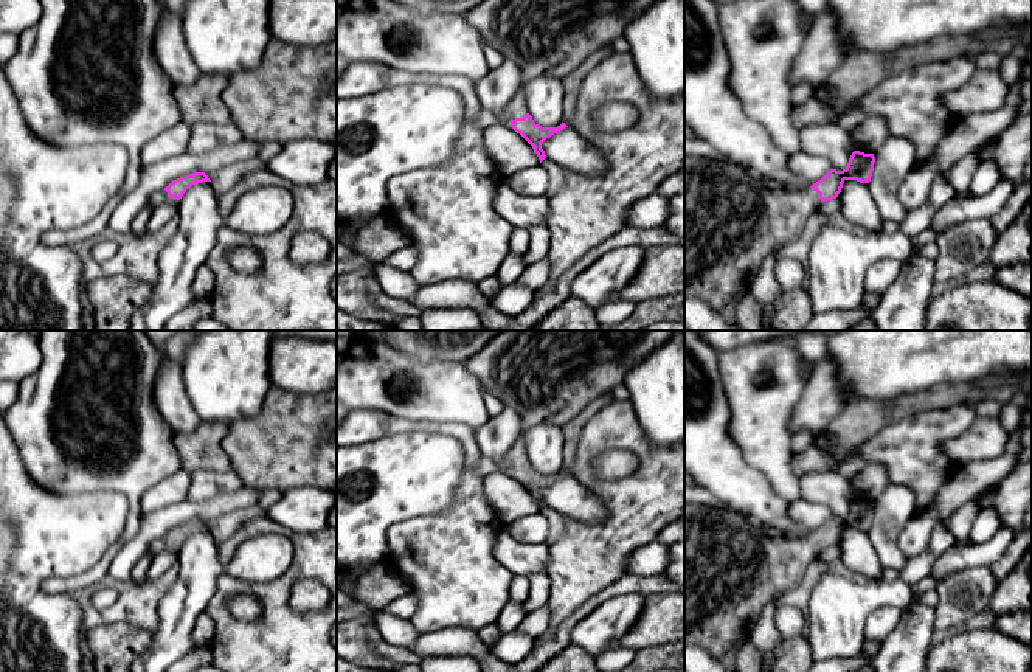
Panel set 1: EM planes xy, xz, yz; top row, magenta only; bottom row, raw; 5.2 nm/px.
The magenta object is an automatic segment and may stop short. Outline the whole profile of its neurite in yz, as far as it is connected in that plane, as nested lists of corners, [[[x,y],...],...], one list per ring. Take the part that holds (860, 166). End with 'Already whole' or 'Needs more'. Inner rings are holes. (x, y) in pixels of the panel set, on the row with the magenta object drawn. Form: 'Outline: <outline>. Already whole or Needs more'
Outline: [[[854,151],[843,171],[830,169],[821,180],[810,188],[819,194],[821,202],[836,199],[846,180],[869,183],[874,171],[874,154]]]. Already whole

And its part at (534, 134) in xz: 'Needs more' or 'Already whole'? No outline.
Already whole

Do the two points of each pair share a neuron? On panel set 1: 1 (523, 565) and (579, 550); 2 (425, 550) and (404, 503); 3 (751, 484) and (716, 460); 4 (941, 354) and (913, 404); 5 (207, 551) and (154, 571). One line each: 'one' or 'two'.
1: two
2: two
3: one
4: two
5: two

